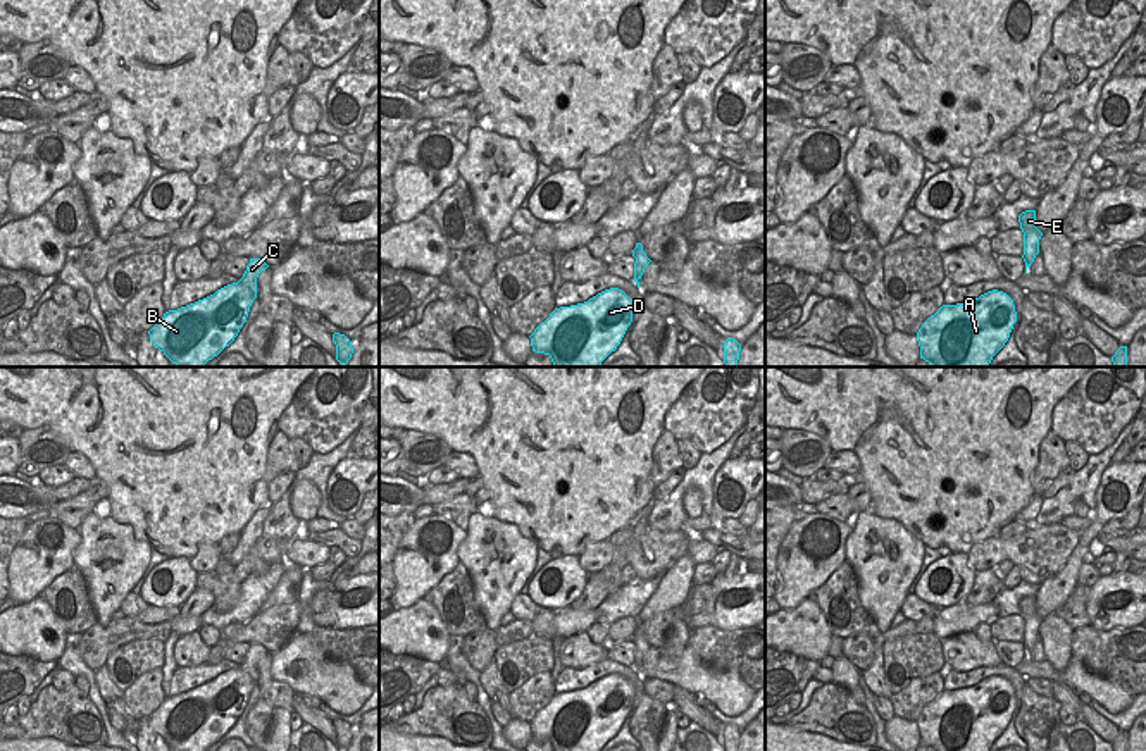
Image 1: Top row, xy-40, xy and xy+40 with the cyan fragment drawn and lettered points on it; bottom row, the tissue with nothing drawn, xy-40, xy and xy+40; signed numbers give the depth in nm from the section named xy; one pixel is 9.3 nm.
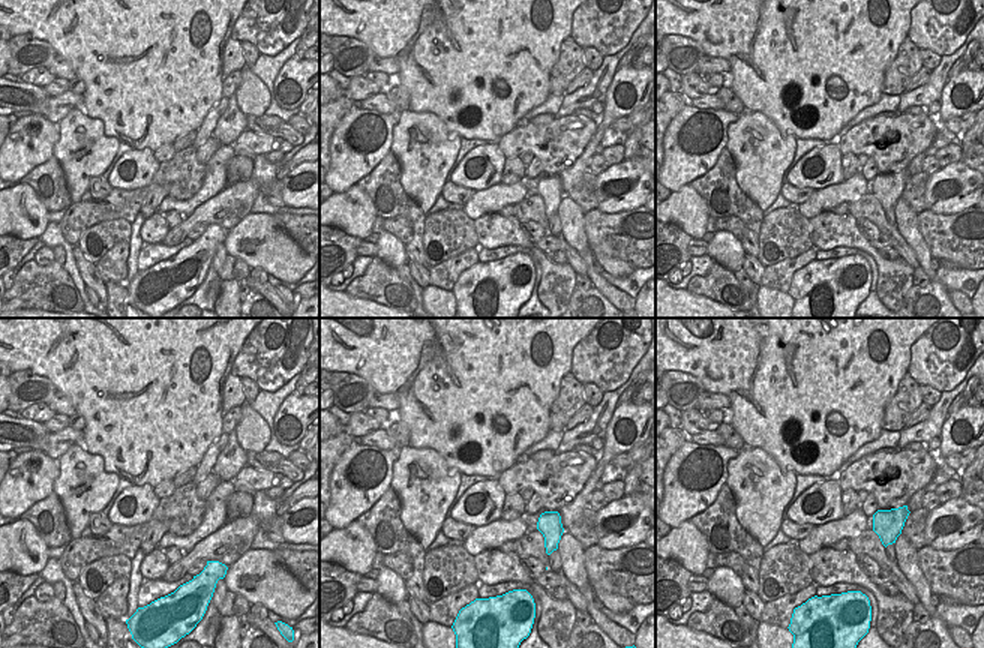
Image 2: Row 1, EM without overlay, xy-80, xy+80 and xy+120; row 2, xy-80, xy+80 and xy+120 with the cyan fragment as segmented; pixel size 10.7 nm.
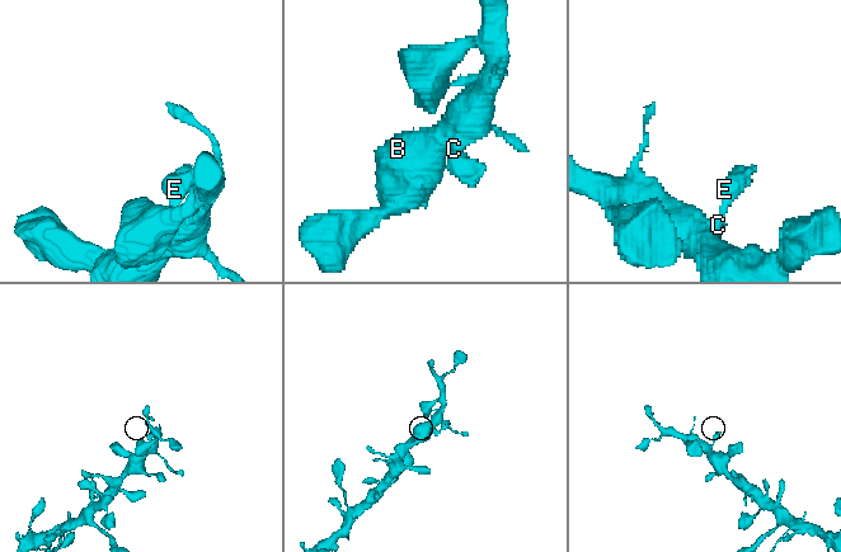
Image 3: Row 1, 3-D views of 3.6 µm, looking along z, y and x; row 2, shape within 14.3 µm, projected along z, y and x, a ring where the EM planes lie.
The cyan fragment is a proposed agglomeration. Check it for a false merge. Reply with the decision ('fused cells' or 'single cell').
single cell

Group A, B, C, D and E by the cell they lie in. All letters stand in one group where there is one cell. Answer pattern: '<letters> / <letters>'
A B C D E

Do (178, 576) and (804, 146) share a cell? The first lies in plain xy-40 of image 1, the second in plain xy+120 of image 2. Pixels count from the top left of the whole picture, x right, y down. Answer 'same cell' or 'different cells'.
different cells

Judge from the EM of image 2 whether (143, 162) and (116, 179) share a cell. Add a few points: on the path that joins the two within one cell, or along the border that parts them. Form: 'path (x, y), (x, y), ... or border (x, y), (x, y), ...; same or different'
path (138, 171), (132, 182), (125, 182); same

